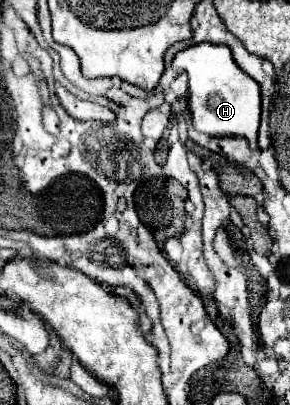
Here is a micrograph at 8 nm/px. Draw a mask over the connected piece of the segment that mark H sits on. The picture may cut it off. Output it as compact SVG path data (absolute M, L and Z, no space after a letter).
M199 43L193 45L181 53L175 55L173 67L181 67L189 75L189 109L193 127L207 135L243 135L249 139L251 149L257 149L257 129L259 129L259 117L261 117L261 89L257 81L247 77L241 69L237 69L231 51L225 45L213 45L213 43Z

